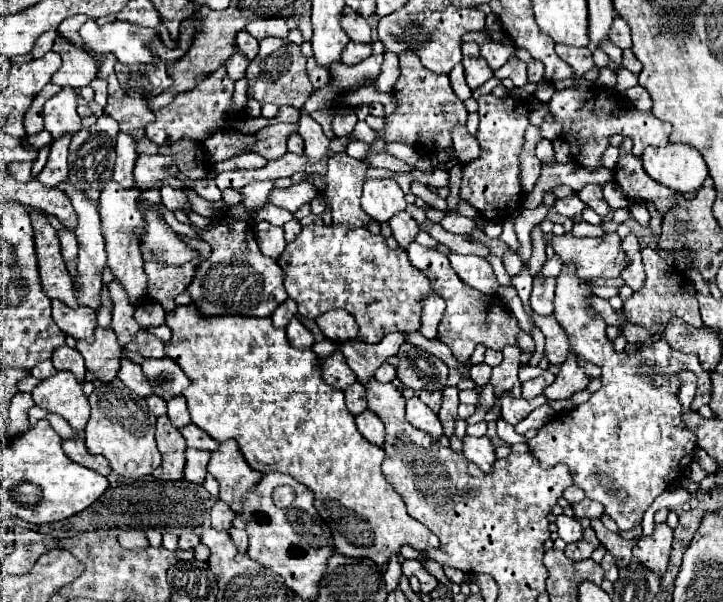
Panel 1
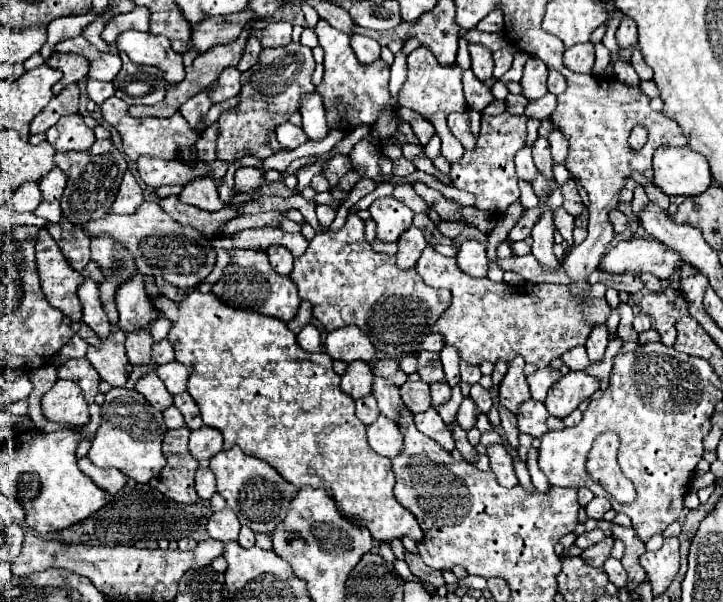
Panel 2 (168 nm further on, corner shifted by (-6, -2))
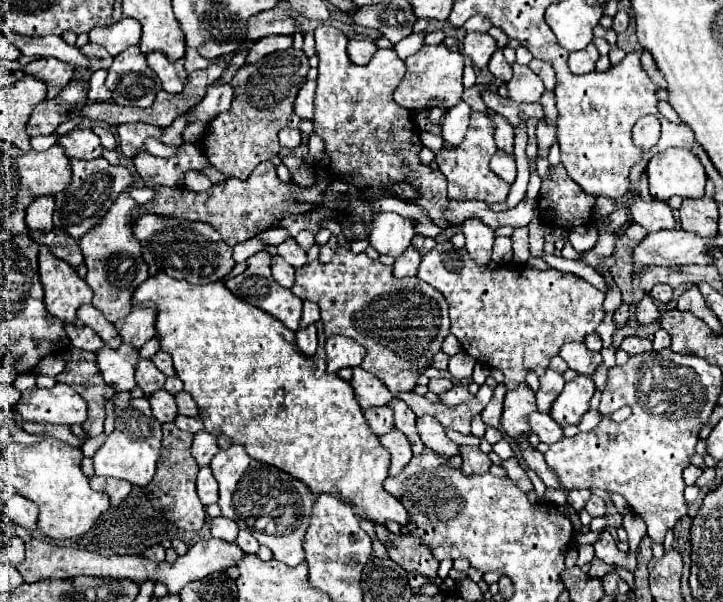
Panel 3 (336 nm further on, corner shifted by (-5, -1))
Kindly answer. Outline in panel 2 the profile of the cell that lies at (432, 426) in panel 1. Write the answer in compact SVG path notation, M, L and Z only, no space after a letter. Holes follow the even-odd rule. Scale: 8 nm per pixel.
M430 407L424 413L416 413L414 415L414 425L416 425L418 431L422 431L430 439L434 439L438 445L442 445L446 451L454 451L452 433L446 429L442 417L438 415L438 411L434 407Z

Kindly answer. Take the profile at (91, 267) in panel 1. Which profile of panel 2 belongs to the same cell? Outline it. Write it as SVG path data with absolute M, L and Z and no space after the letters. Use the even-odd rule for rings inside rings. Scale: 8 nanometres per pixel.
M84 279L84 285L80 285L78 289L78 297L82 303L82 311L84 317L82 321L100 337L106 339L112 333L110 321L100 305L100 297L98 297L98 285L92 279Z

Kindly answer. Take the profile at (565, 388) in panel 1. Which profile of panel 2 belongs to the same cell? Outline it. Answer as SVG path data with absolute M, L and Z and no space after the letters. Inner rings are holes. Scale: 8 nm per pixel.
M570 371L568 375L560 377L552 389L548 391L548 397L544 401L550 415L564 419L568 417L578 405L592 397L592 393L598 391L598 379L584 373L584 371Z

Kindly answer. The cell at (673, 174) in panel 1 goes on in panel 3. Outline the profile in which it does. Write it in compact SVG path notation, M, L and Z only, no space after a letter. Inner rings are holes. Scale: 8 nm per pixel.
M667 148L647 164L649 192L657 200L671 196L701 198L705 194L707 174L699 158L685 148Z

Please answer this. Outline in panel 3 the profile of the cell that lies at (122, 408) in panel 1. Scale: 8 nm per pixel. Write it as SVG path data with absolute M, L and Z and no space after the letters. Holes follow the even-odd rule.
M117 392L113 396L115 430L107 436L103 446L95 452L95 474L123 478L135 486L147 486L155 474L161 456L161 424L151 414L147 398L133 398L131 392Z

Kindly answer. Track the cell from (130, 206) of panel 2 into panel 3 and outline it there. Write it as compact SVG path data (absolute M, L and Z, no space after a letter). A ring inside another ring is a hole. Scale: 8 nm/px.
M127 192L119 194L115 204L101 218L101 222L79 240L85 264L89 268L85 280L93 290L93 306L101 310L109 322L117 322L119 318L129 314L135 288L139 286L139 282L145 282L149 278L147 264L141 258L141 244L131 232L131 222L135 220L133 210L137 208L139 204Z

